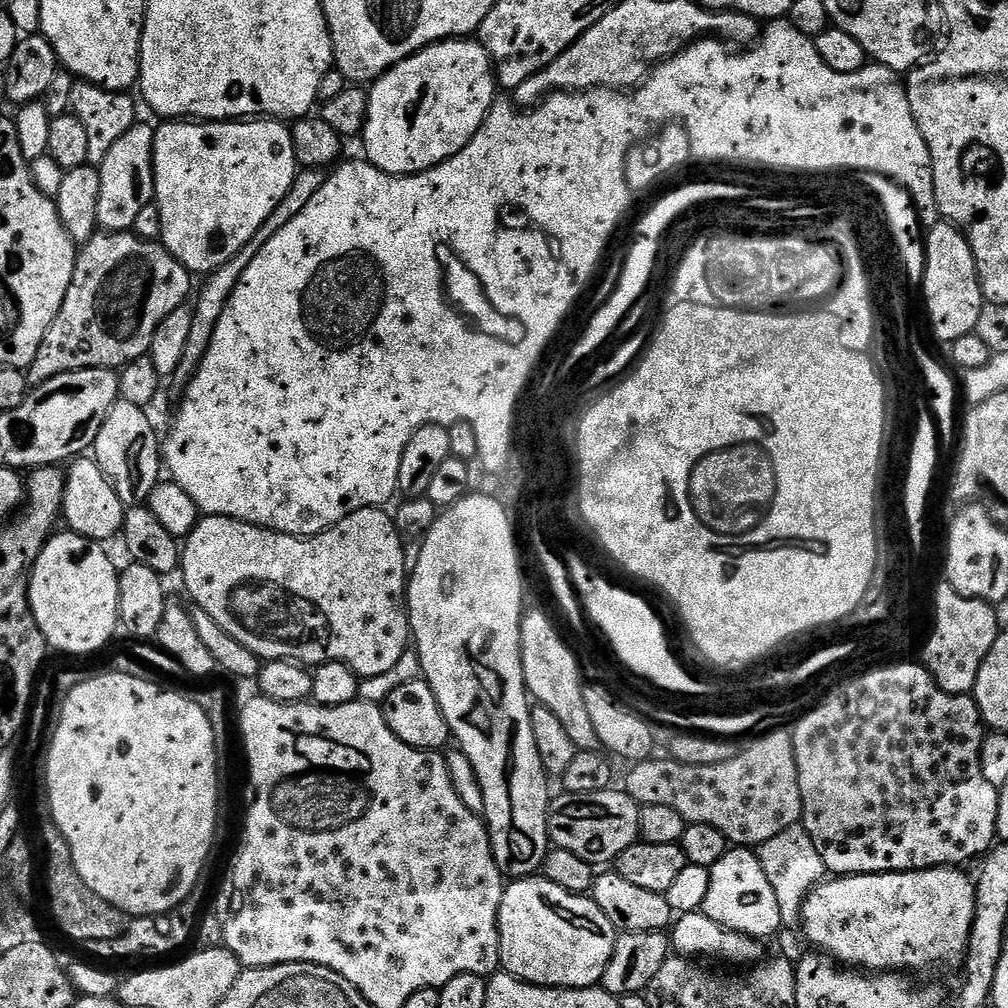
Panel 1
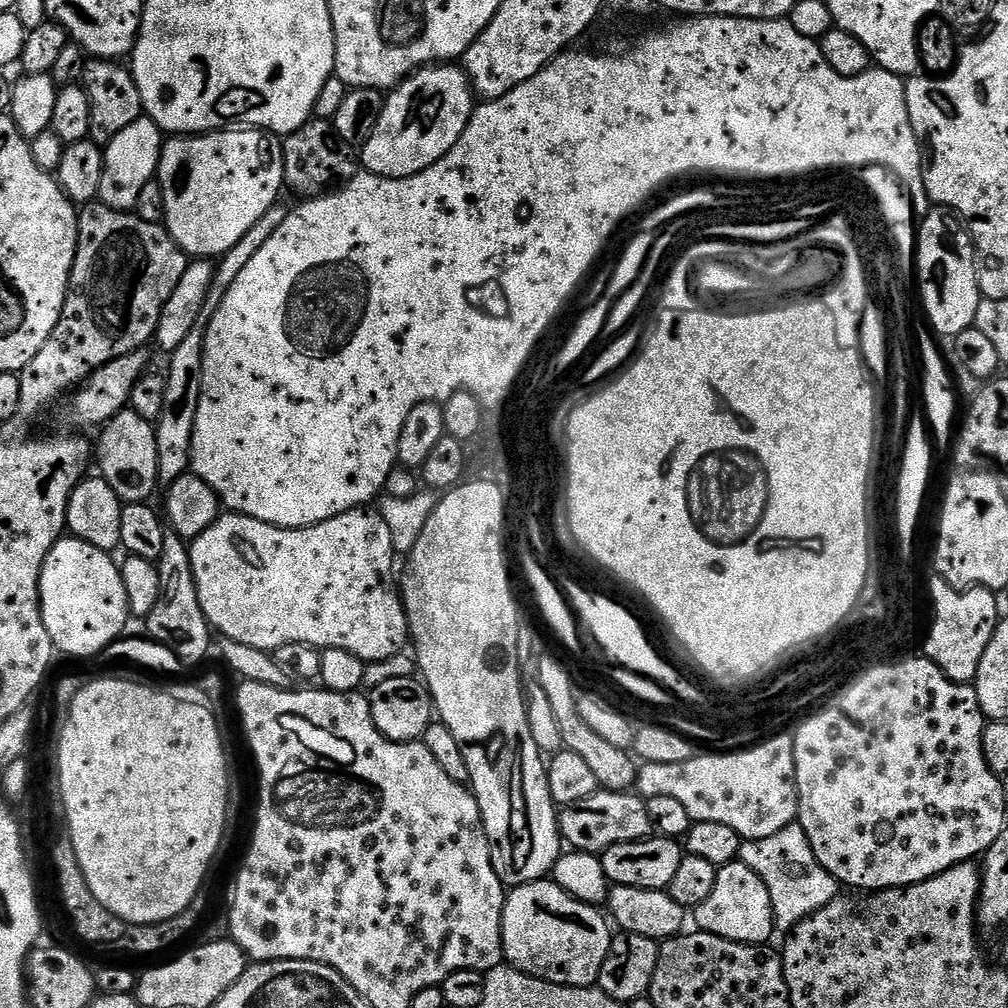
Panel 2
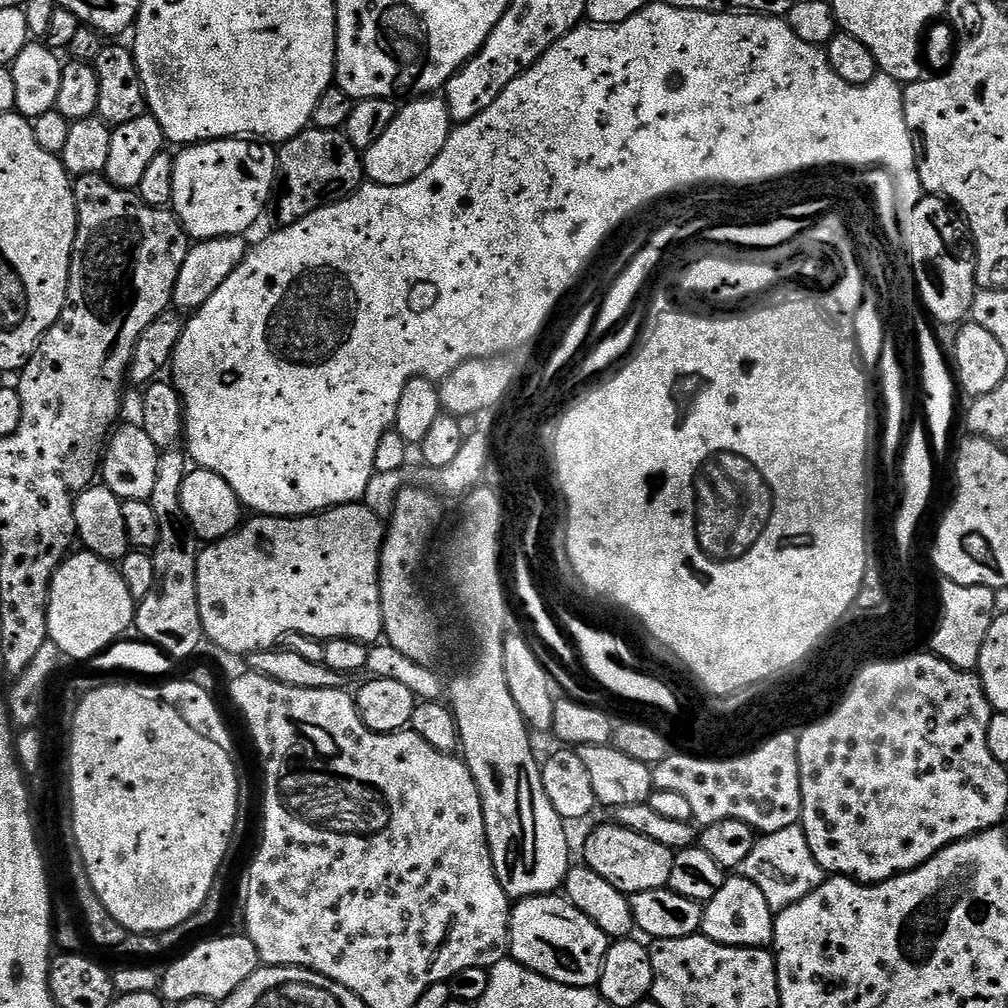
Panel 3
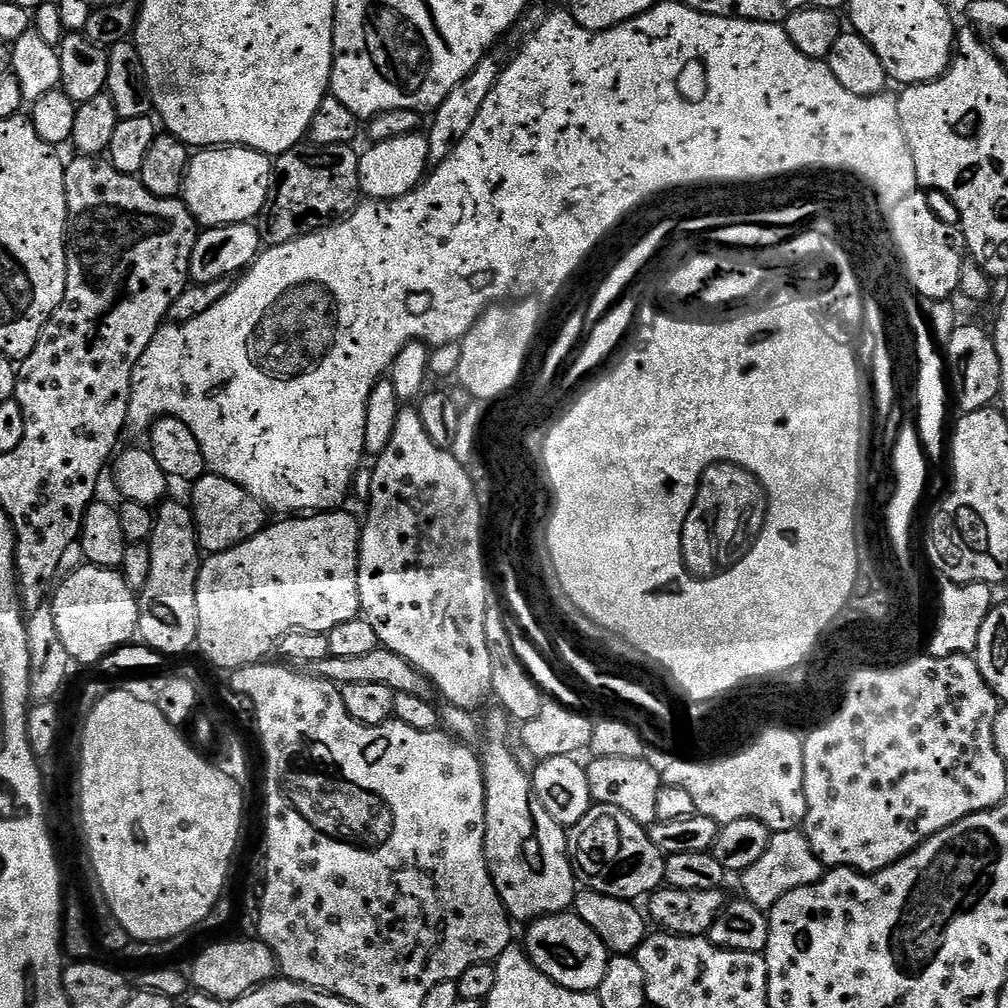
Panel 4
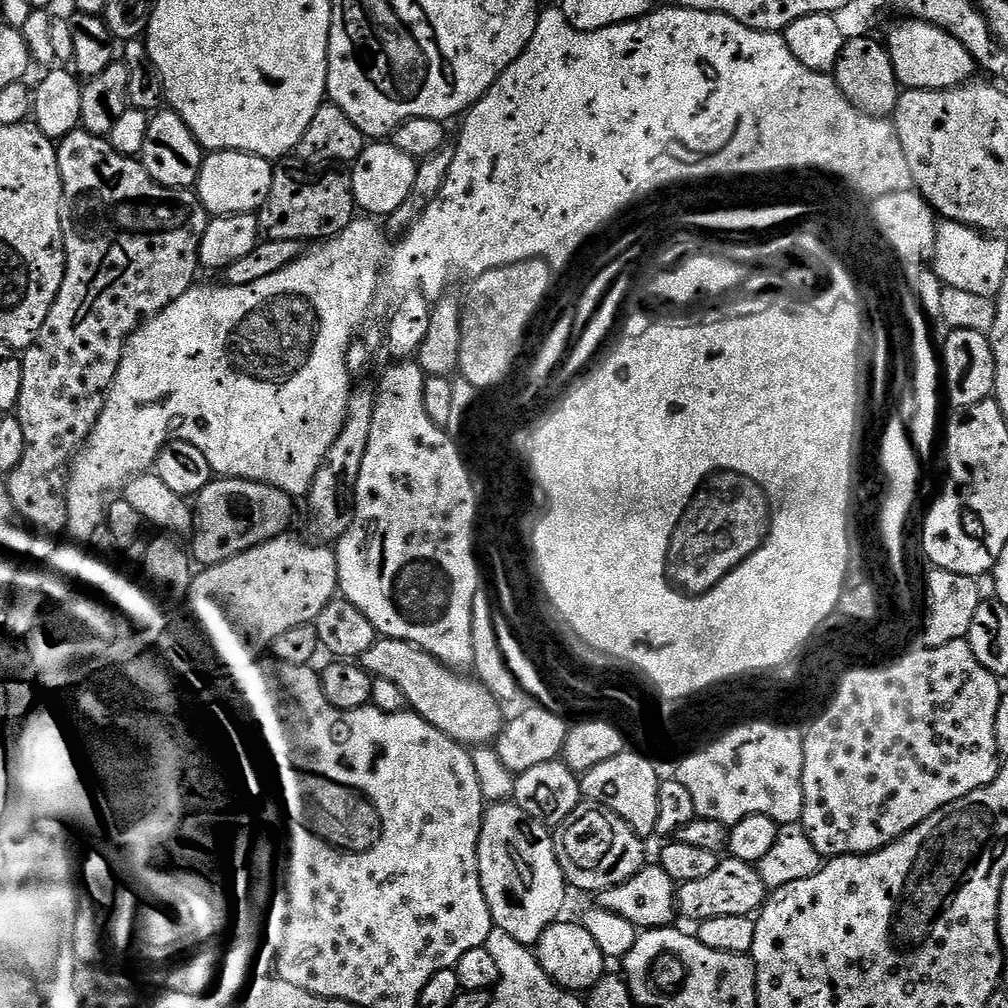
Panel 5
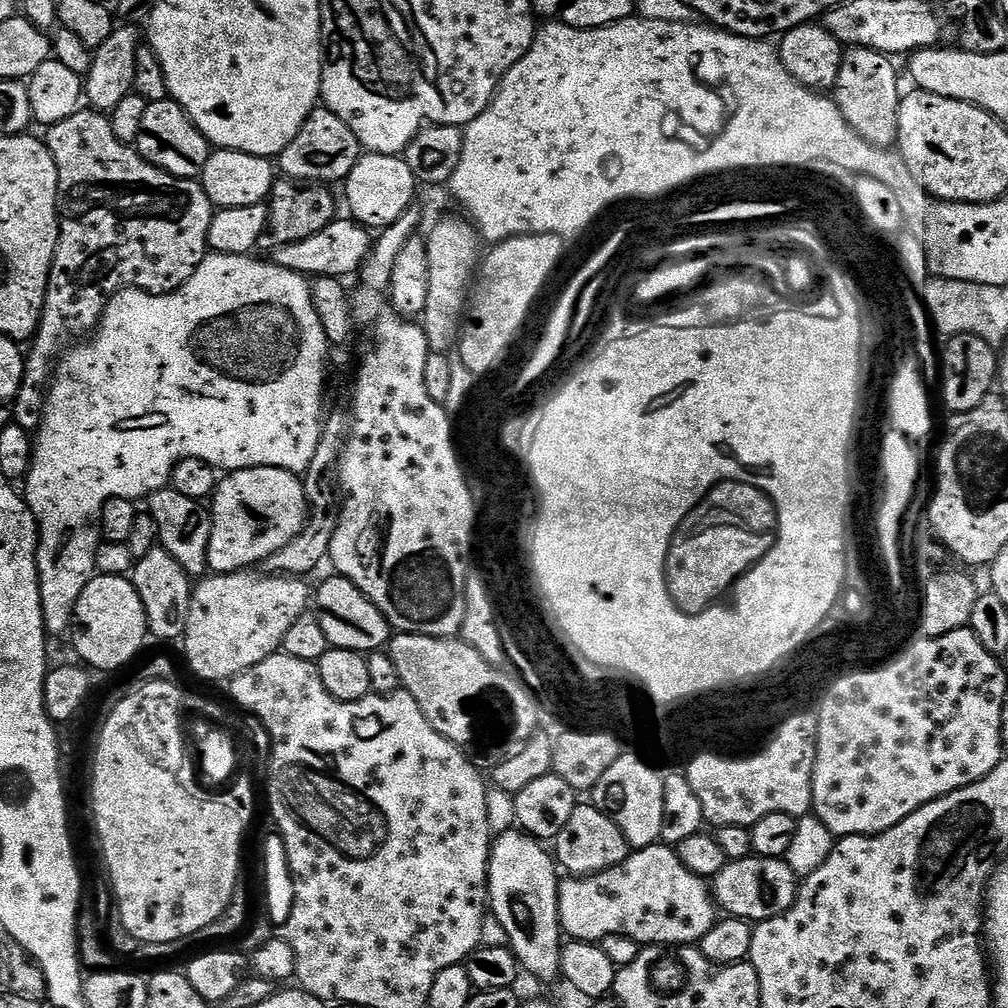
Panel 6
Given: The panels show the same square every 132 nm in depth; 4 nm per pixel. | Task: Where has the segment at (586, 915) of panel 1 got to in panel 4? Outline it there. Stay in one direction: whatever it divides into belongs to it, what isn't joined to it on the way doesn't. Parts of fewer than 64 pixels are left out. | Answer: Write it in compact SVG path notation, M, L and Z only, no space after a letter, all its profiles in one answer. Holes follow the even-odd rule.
M558 912L555 916L541 916L527 925L528 937L522 947L532 960L532 965L546 978L558 986L575 992L596 992L606 978L606 966L610 959L607 946L582 922L582 918L568 912Z

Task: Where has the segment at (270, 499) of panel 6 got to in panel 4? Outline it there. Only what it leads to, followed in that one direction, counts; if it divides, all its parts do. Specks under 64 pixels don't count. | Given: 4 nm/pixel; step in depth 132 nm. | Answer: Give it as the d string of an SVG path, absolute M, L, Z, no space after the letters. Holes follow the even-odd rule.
M205 474L191 485L190 507L196 520L196 538L205 553L225 552L258 534L270 520L269 509L242 486L215 474Z

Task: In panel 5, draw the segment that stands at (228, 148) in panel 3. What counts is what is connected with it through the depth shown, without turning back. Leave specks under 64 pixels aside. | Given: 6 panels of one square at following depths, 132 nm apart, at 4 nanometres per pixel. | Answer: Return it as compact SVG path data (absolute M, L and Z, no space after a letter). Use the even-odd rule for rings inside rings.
M223 150L213 151L205 155L204 165L200 171L200 176L196 179L194 189L200 201L204 203L204 208L213 217L237 216L243 212L252 214L261 208L270 194L270 182L272 181L273 165L269 161L263 160L260 156L251 156L249 152L226 152Z

